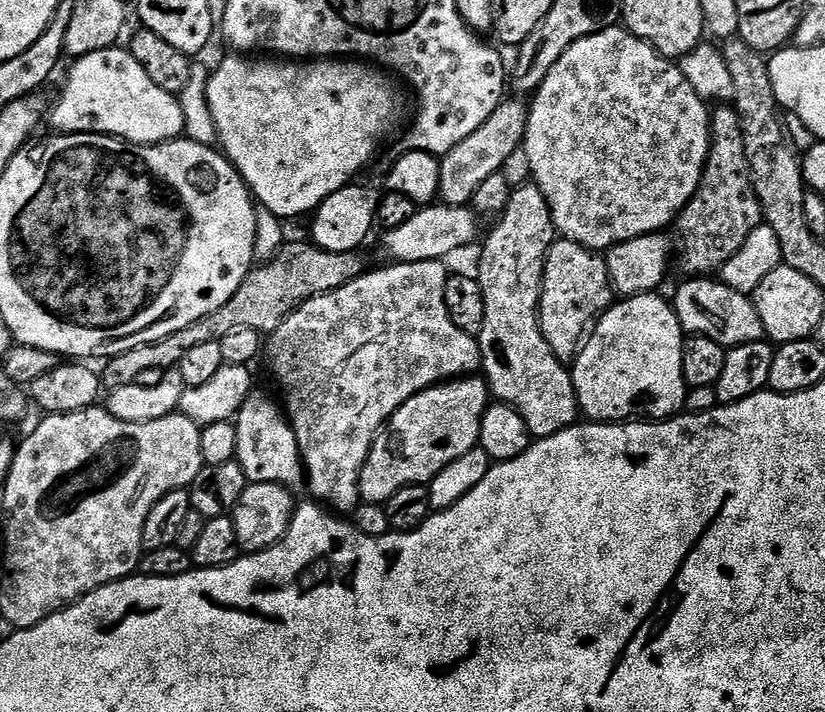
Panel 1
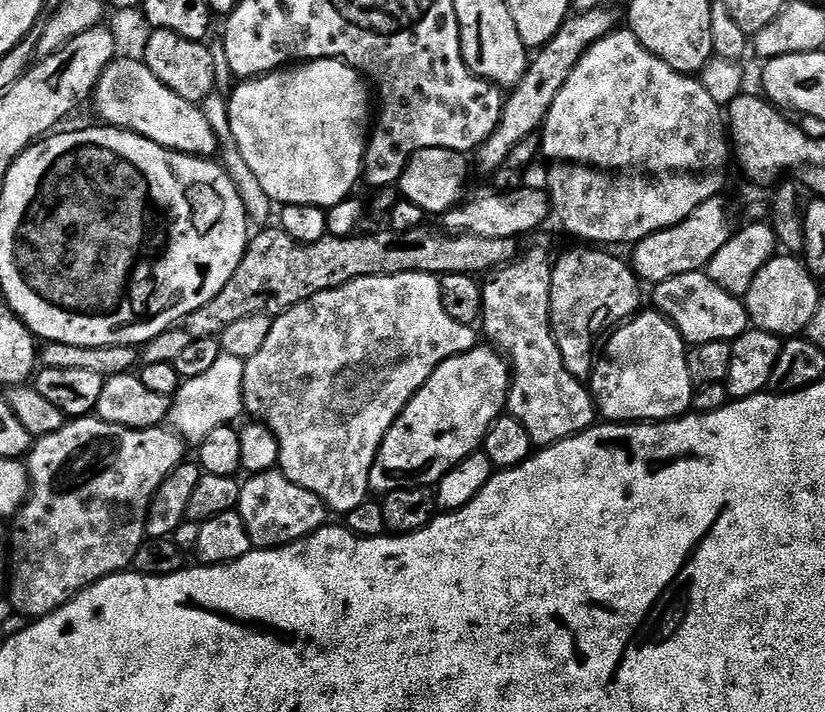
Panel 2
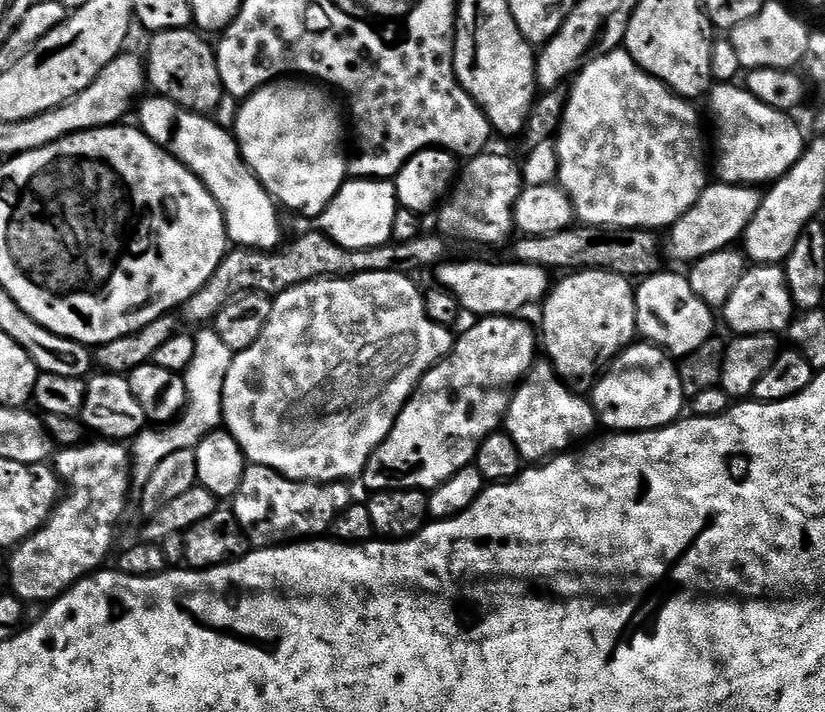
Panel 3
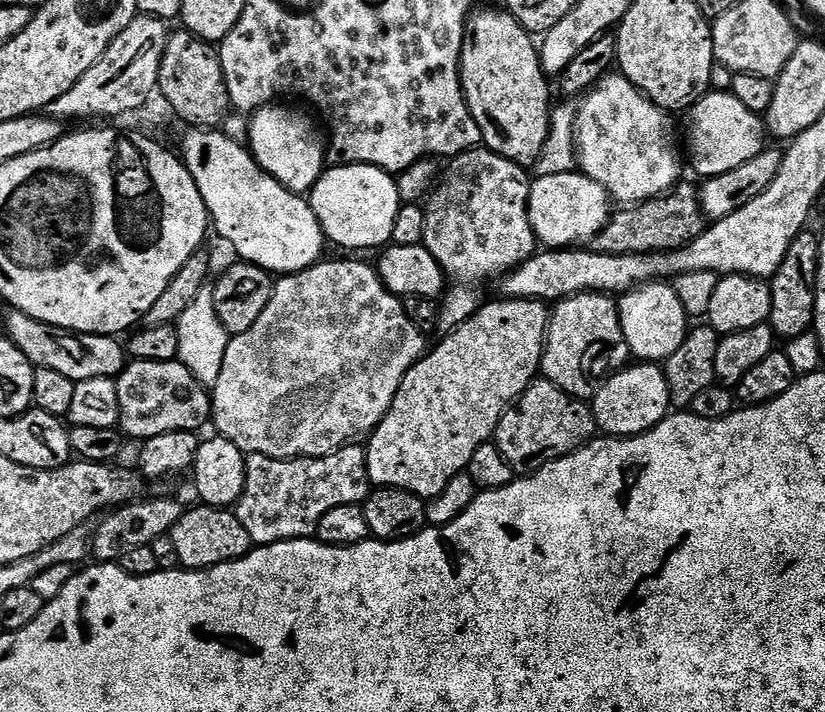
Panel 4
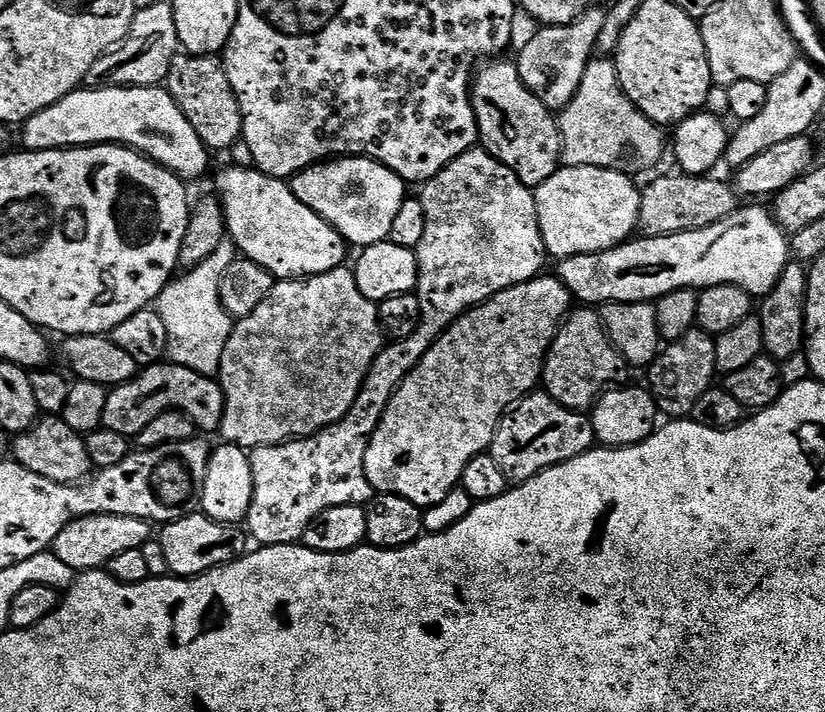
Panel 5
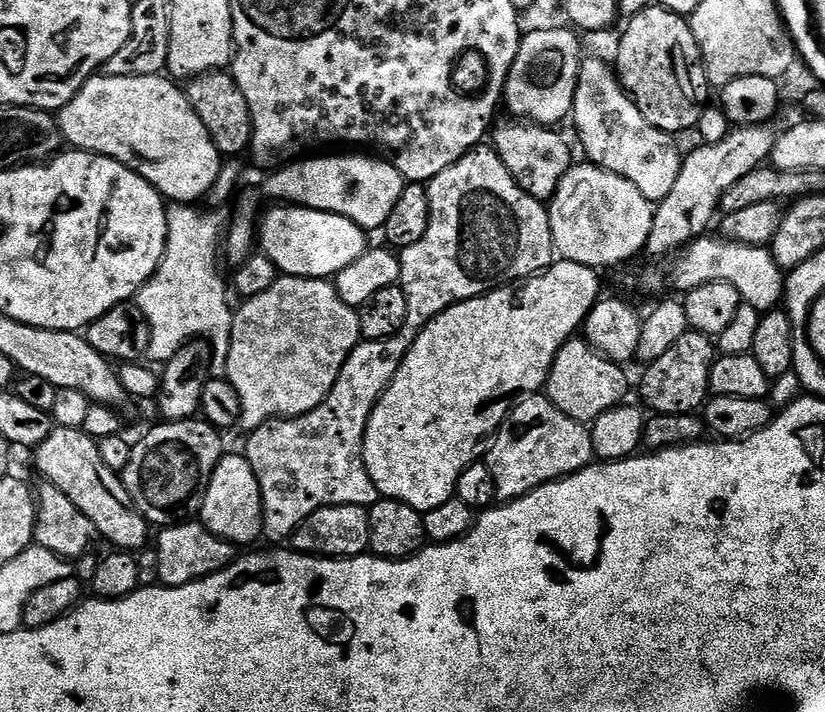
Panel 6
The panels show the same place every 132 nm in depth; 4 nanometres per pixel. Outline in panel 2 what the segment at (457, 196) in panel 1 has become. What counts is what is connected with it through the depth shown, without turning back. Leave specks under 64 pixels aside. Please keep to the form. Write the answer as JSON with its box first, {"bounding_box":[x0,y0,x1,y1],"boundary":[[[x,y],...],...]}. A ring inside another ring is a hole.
{"bounding_box":[478,7,617,172],"boundary":[[[611,7],[591,8],[585,12],[577,11],[569,15],[554,38],[531,57],[528,69],[524,71],[523,78],[516,83],[514,90],[507,93],[500,109],[500,124],[496,127],[493,136],[481,144],[478,149],[480,168],[484,172],[502,169],[503,162],[512,148],[520,141],[533,135],[543,125],[552,100],[562,90],[566,78],[574,70],[574,66],[582,58],[582,54],[590,46],[594,46],[601,38],[608,35],[617,27],[616,20],[612,17]]]}

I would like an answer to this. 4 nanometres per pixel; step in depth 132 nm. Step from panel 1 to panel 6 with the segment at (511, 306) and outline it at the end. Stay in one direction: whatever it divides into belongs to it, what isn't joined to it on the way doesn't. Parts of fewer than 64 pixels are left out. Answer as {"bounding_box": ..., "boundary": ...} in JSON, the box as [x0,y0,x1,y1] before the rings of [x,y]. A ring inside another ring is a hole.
{"bounding_box":[486,394,594,502],"boundary":[[[529,394],[517,404],[520,405],[509,411],[507,418],[504,419],[504,425],[494,434],[491,441],[493,444],[489,443],[486,448],[486,463],[490,466],[490,474],[494,477],[496,499],[500,502],[520,500],[550,482],[564,480],[575,472],[581,472],[594,460],[589,425],[580,424],[574,418],[562,414],[562,410],[558,410],[558,406],[554,406],[554,402],[550,402],[544,394]]]}

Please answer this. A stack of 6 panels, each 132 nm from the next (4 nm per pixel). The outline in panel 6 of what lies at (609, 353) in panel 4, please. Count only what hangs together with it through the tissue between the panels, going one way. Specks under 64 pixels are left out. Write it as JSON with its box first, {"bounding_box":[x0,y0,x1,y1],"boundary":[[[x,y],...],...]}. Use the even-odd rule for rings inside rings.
{"bounding_box":[546,338,628,425],"boundary":[[[573,338],[565,342],[552,363],[548,375],[546,395],[562,414],[574,418],[580,424],[591,425],[606,410],[618,408],[625,403],[628,392],[628,376],[623,367],[612,363],[597,352],[587,340]]]}

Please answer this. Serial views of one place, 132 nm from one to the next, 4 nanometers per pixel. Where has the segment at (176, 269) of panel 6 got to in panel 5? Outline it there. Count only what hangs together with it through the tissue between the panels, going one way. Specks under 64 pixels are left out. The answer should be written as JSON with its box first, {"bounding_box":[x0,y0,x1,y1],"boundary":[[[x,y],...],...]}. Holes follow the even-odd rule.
{"bounding_box":[154,238,238,377],"boundary":[[[225,238],[218,250],[198,266],[187,269],[168,281],[168,285],[154,301],[154,307],[160,313],[162,322],[166,322],[168,335],[167,359],[181,364],[203,376],[215,377],[220,370],[222,350],[232,333],[234,318],[222,306],[220,301],[220,283],[222,274],[238,259],[238,249],[231,239]]]}

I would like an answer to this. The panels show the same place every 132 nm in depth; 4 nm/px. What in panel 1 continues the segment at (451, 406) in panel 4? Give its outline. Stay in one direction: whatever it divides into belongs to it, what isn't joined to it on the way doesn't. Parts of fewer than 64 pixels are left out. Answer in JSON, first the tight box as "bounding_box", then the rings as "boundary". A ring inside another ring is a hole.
{"bounding_box":[360,378,490,505],"boundary":[[[452,378],[414,394],[393,414],[380,435],[372,441],[368,460],[360,471],[360,500],[365,504],[383,505],[402,488],[427,486],[450,462],[462,458],[480,443],[480,423],[490,403],[489,386],[484,378]]]}

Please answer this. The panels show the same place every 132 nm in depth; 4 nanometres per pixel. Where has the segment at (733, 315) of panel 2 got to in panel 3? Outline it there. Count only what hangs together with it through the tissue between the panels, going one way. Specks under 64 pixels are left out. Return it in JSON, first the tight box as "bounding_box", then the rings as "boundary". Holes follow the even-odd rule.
{"bounding_box":[635,270,718,358],"boundary":[[[661,270],[643,277],[635,285],[636,330],[647,343],[663,348],[673,358],[694,354],[702,342],[713,339],[718,324],[717,313],[690,287],[687,275]]]}

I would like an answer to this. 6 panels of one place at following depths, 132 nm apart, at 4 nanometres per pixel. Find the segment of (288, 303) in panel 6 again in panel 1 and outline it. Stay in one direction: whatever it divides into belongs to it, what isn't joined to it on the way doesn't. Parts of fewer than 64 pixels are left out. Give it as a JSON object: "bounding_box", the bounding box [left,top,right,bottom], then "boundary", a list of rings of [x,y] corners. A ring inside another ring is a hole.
{"bounding_box":[266,260,481,509],"boundary":[[[427,260],[426,262],[414,262],[413,264],[397,264],[395,262],[387,265],[389,268],[380,268],[377,272],[365,271],[363,276],[357,280],[350,281],[333,292],[327,292],[321,296],[310,298],[300,308],[284,319],[281,324],[273,330],[266,340],[266,356],[268,352],[268,368],[276,375],[280,388],[284,391],[282,408],[286,413],[286,419],[292,425],[292,433],[296,435],[296,445],[300,447],[300,459],[306,469],[306,484],[312,487],[312,492],[317,501],[329,500],[338,507],[355,509],[360,500],[360,471],[368,460],[368,451],[372,449],[372,441],[380,435],[382,429],[391,420],[393,414],[400,409],[414,394],[431,388],[437,382],[447,381],[449,378],[464,378],[475,373],[481,367],[480,345],[477,337],[470,332],[462,331],[448,316],[444,305],[444,287],[448,281],[450,272],[439,260]]]}

